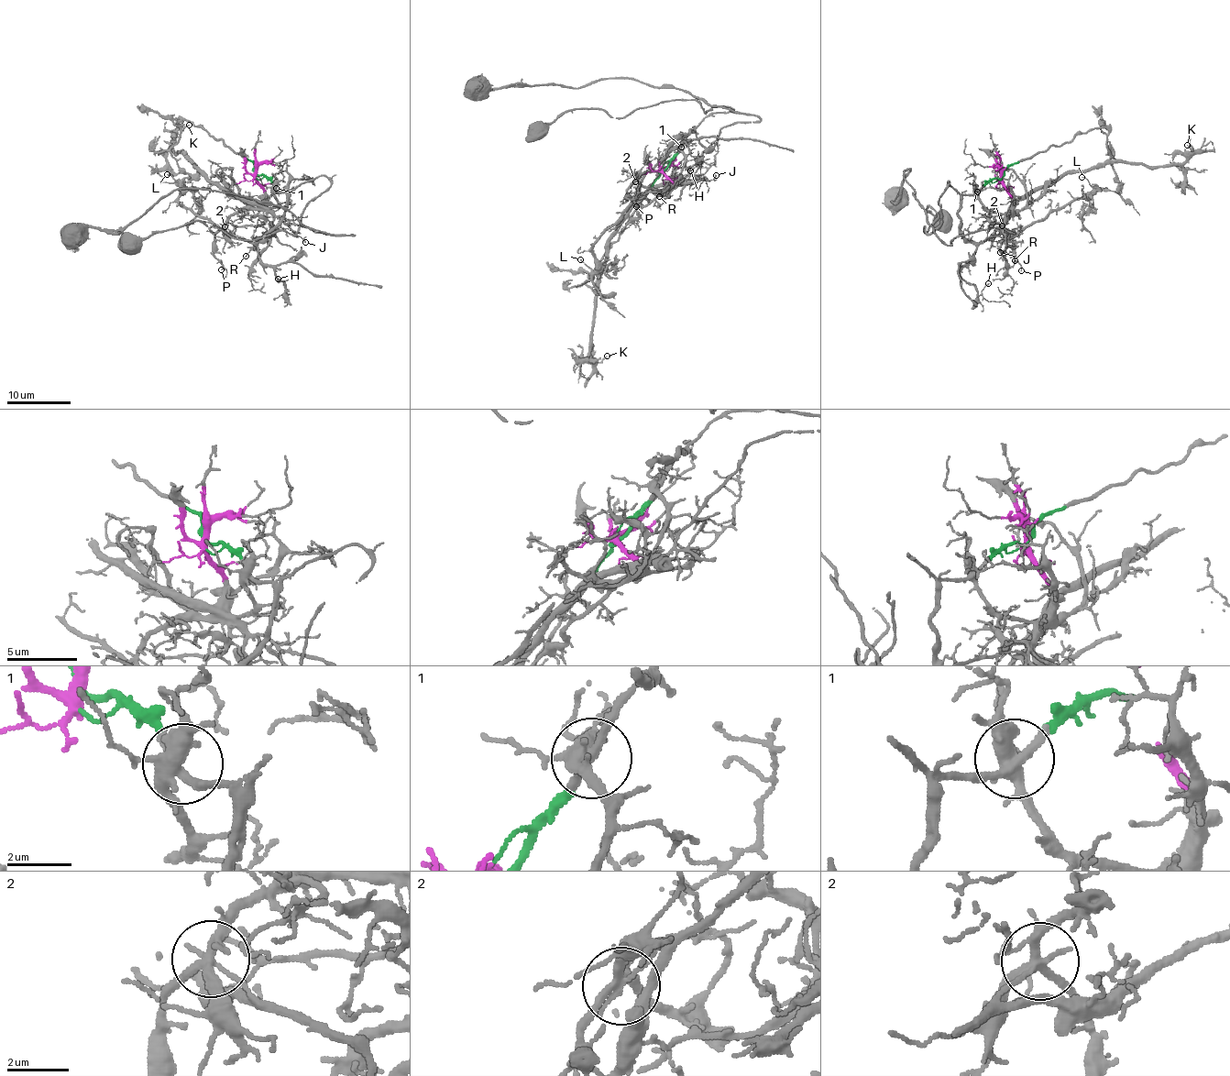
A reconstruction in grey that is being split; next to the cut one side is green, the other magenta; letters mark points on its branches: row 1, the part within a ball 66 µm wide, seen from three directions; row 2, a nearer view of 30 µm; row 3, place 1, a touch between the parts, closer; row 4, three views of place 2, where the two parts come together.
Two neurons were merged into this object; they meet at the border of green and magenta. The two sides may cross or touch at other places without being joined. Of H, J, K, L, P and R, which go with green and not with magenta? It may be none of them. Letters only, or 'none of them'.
H, L

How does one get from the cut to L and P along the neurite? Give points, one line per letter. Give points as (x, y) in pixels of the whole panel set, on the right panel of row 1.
L: (1001, 176), (1016, 162), (1070, 143), (1078, 134), (1105, 128), (1120, 191), (1092, 187), (1081, 176)
P: (1001, 176), (1001, 184), (1015, 213), (1003, 220), (1002, 227), (1009, 234), (1021, 271)

